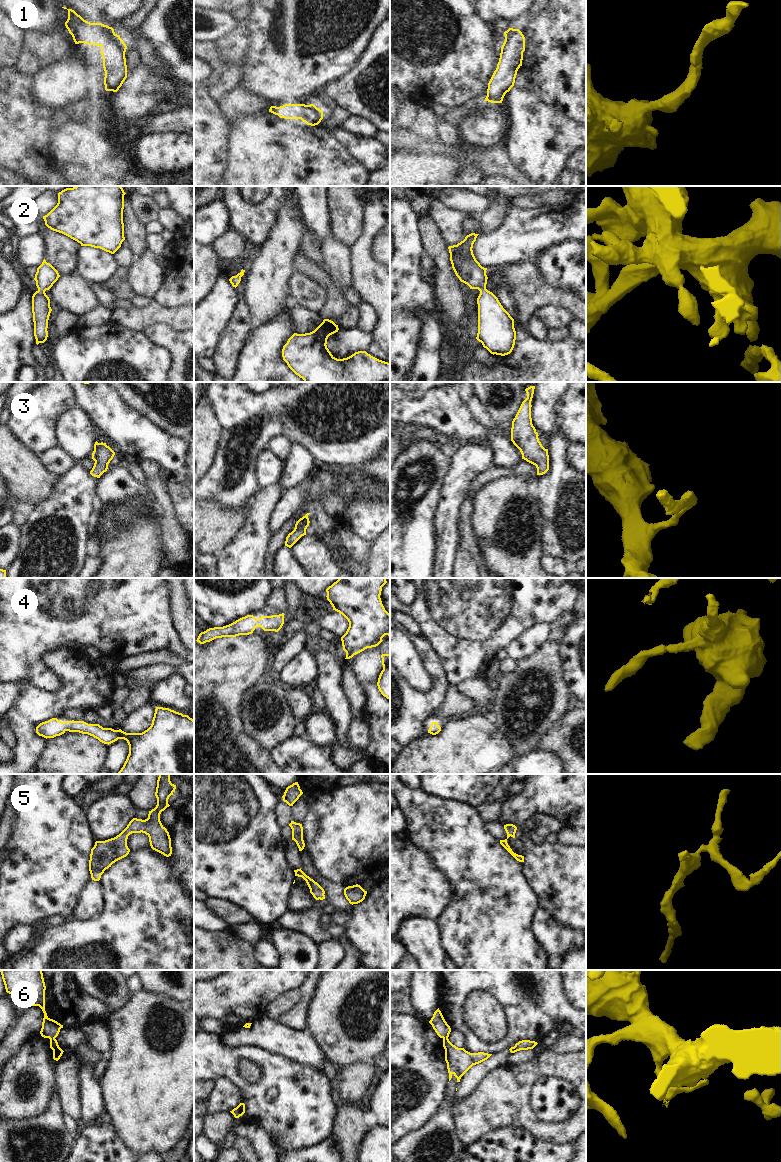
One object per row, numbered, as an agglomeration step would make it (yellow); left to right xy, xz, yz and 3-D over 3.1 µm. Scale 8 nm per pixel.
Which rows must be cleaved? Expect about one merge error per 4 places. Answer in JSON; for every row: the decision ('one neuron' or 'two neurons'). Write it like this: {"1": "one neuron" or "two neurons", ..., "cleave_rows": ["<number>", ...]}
{"1": "one neuron", "2": "one neuron", "3": "one neuron", "4": "one neuron", "5": "one neuron", "6": "two neurons", "cleave_rows": ["6"]}

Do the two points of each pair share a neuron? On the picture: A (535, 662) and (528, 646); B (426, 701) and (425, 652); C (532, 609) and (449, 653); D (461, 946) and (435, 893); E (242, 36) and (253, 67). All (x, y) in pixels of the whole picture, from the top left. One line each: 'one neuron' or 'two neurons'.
A: two neurons
B: one neuron
C: one neuron
D: two neurons
E: two neurons

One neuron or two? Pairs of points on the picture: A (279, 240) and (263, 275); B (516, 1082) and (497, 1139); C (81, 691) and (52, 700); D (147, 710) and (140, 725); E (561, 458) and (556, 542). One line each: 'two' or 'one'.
A: one
B: two
C: one
D: one
E: one

